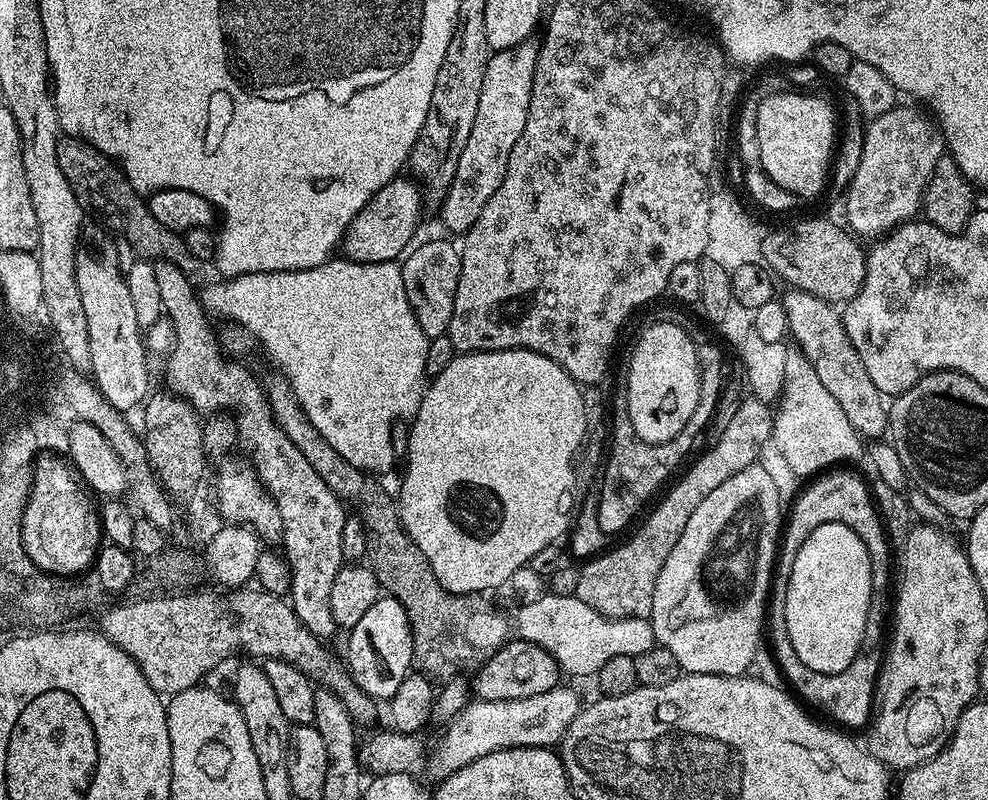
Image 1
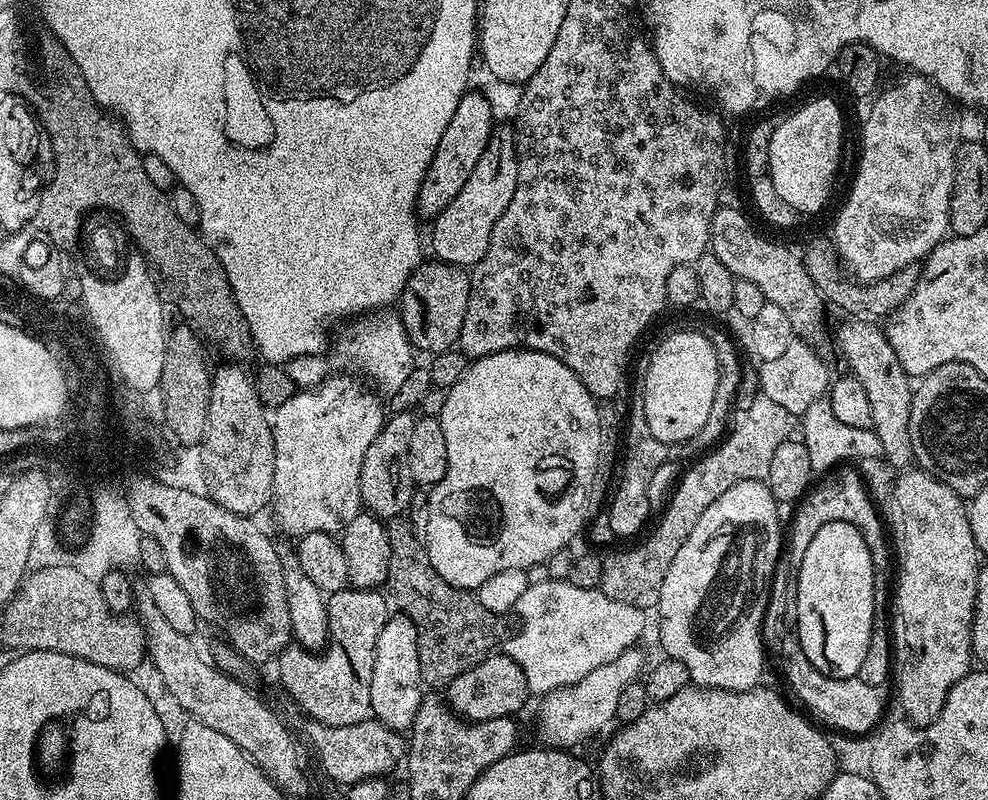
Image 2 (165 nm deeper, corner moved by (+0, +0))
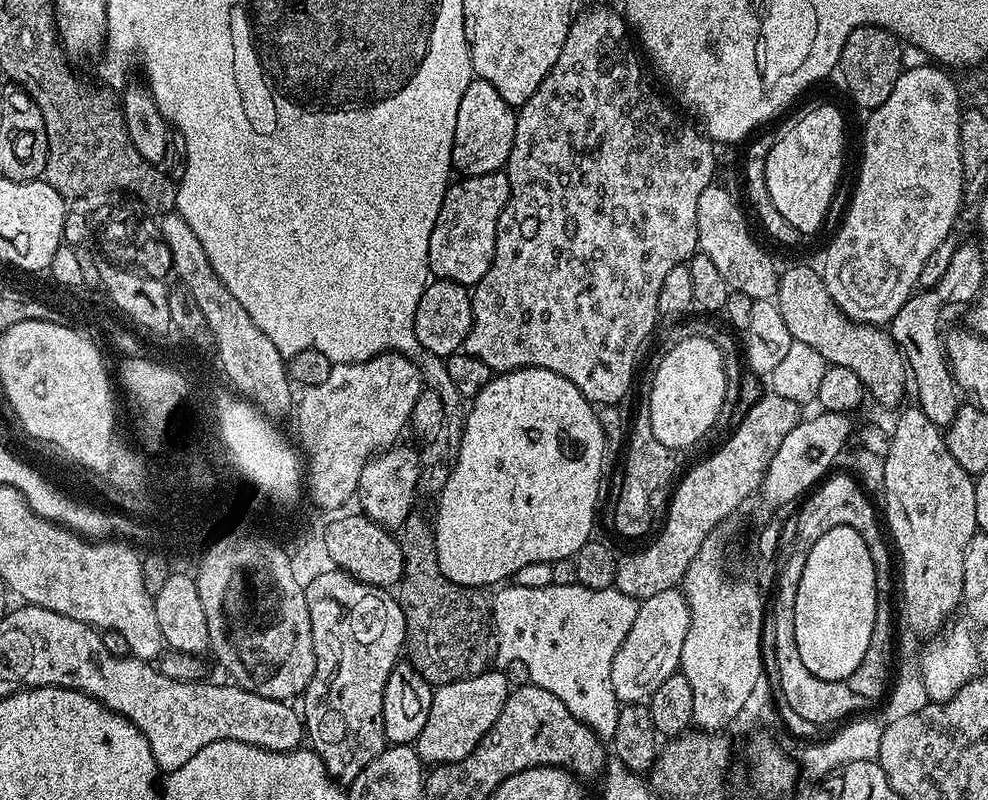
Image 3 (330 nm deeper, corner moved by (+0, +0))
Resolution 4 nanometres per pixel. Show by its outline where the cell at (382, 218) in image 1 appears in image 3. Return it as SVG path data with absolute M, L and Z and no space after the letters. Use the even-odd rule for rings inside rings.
M473 78L466 86L466 94L462 94L462 103L458 105L458 126L454 130L454 150L452 151L453 169L461 177L481 176L491 172L501 171L510 158L510 150L514 146L516 133L516 112L513 105L502 98L502 94L490 82Z

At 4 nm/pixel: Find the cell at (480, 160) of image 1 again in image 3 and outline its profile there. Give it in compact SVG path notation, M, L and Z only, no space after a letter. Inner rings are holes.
M503 171L482 174L481 176L465 176L449 183L448 193L444 195L442 202L442 210L438 210L438 222L434 222L434 230L430 234L428 270L435 279L474 286L483 278L486 270L490 270L492 265L498 218L509 198L510 182Z

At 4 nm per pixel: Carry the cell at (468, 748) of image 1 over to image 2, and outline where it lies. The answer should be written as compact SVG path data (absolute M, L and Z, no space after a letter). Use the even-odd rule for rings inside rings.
M636 646L630 647L618 654L614 662L606 662L606 666L590 670L590 674L582 678L582 682L574 682L565 688L543 693L539 697L540 705L536 708L536 732L540 735L539 743L550 748L572 750L575 749L575 744L598 735L608 723L613 723L616 720L622 690L637 683L645 671L644 656L638 649Z

